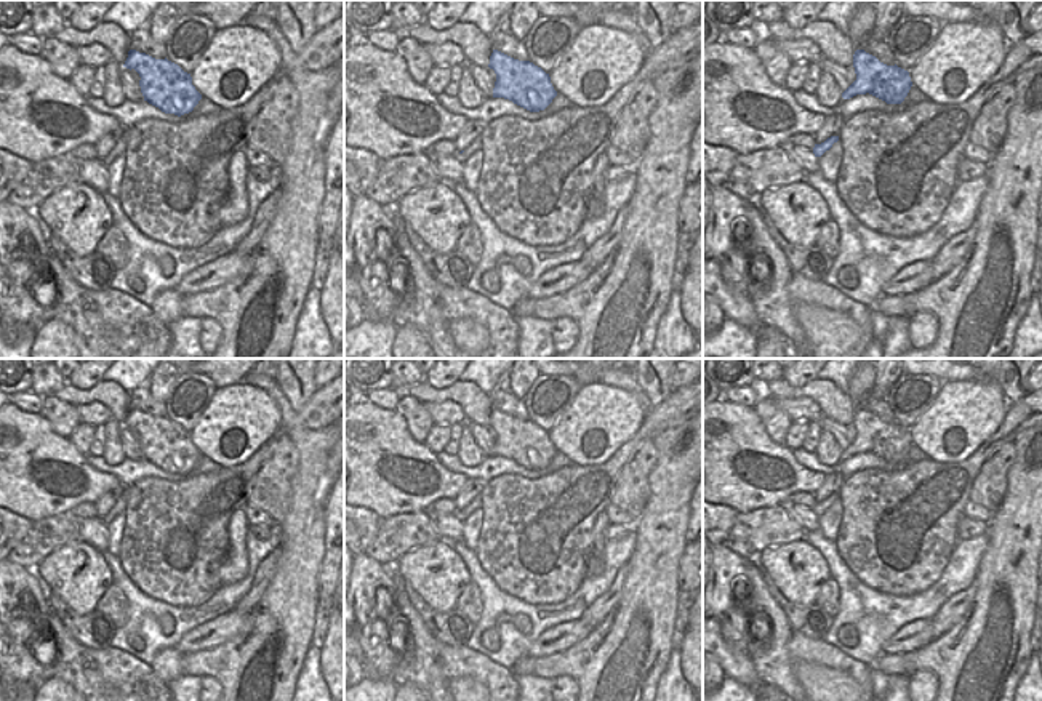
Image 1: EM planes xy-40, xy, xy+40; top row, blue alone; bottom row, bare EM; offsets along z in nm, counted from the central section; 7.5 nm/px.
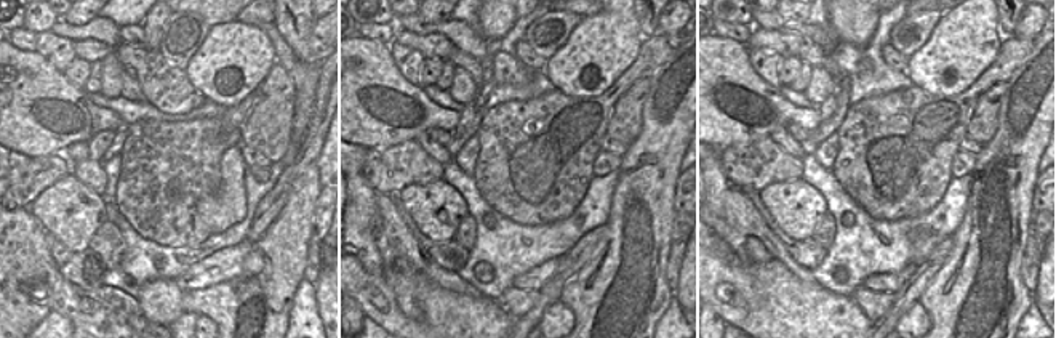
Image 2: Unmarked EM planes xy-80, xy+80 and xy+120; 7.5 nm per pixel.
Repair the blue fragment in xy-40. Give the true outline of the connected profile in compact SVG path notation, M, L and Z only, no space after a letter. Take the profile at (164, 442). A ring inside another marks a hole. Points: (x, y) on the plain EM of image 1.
M130 408L123 426L134 427L139 432L144 459L165 472L181 475L192 471L202 458L202 453L192 443L190 432L166 416L155 418L146 411Z

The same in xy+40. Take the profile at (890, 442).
M864 408L855 410L853 426L856 439L842 451L844 458L869 451L887 463L901 463L912 445L908 429L887 424Z

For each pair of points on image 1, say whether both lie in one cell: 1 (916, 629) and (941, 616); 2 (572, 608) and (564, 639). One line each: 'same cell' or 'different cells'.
1: different cells
2: different cells

